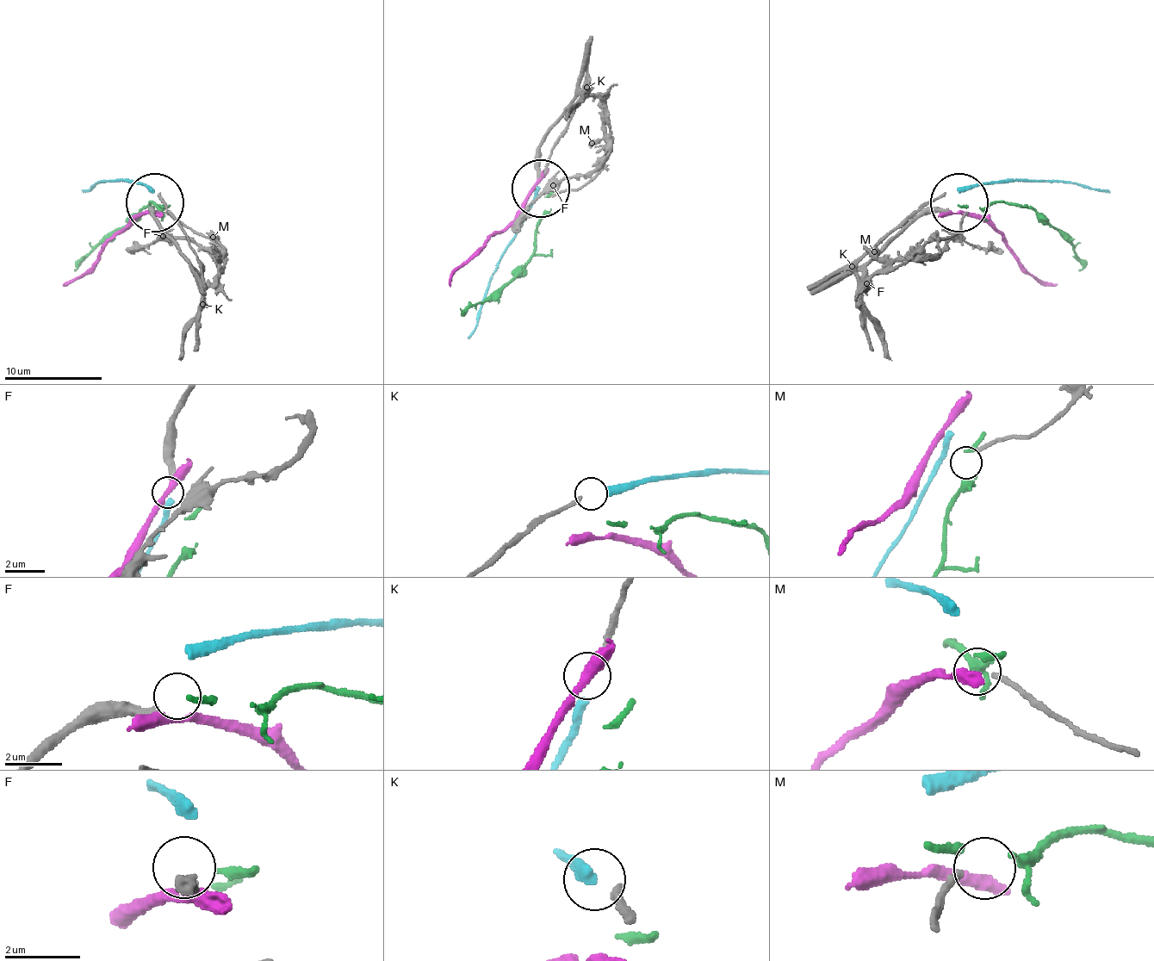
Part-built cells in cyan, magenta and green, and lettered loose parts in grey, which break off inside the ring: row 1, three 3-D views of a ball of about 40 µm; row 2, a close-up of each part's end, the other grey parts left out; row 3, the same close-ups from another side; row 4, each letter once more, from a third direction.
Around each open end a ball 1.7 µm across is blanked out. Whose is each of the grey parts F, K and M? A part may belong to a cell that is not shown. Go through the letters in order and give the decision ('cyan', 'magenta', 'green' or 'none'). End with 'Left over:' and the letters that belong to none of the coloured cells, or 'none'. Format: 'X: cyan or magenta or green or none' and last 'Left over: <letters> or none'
F: none
K: cyan
M: none
Left over: F, M

